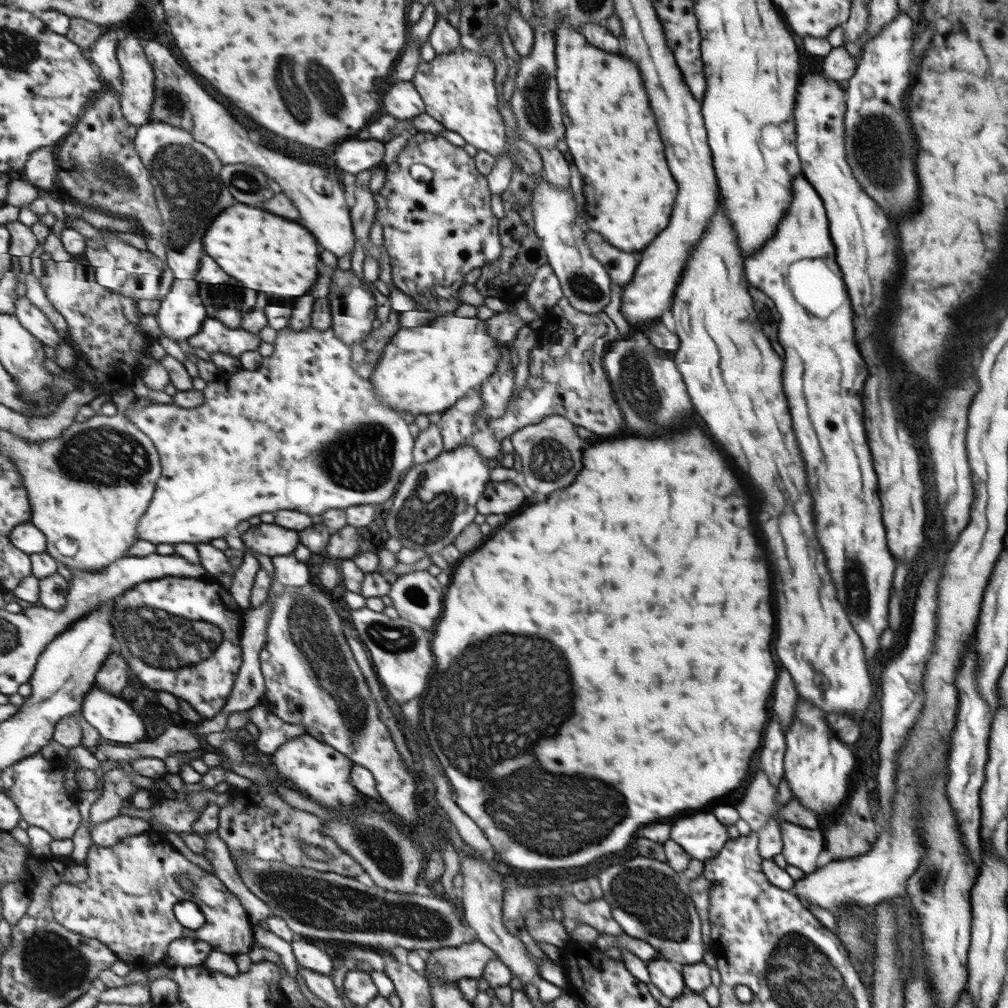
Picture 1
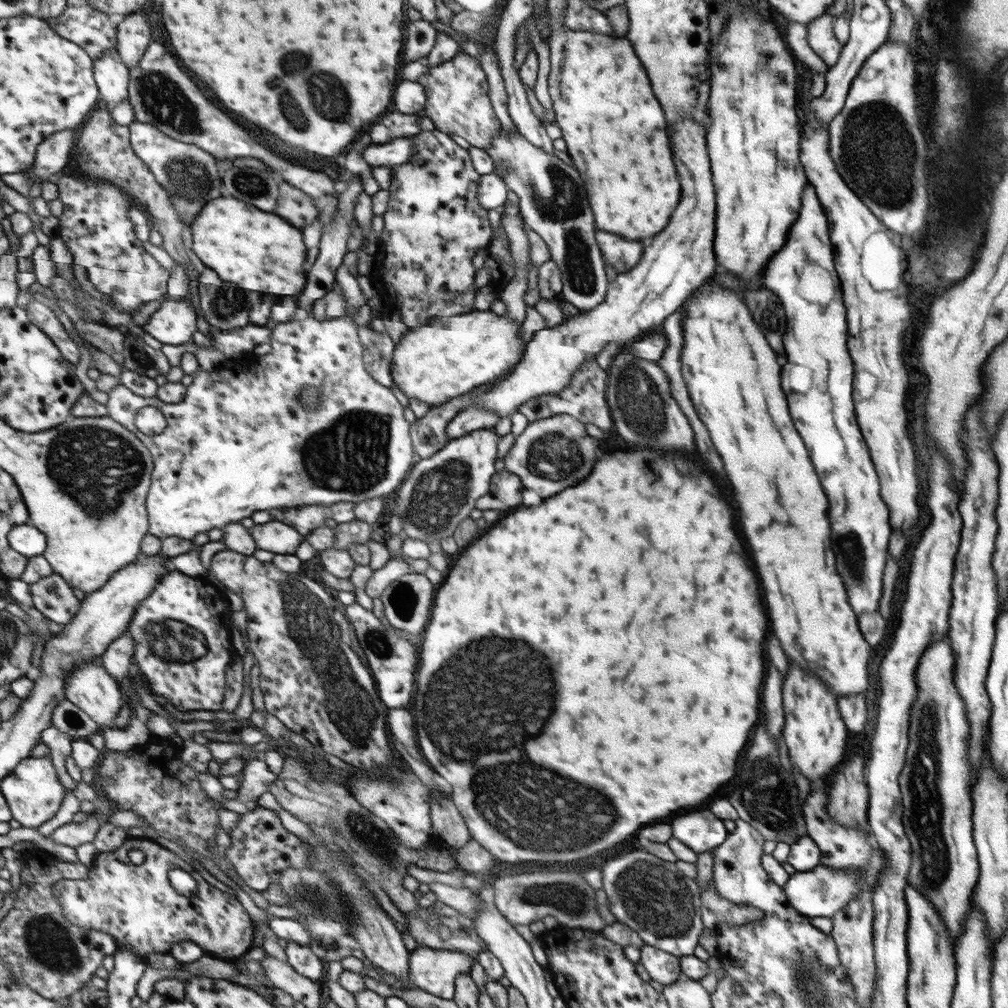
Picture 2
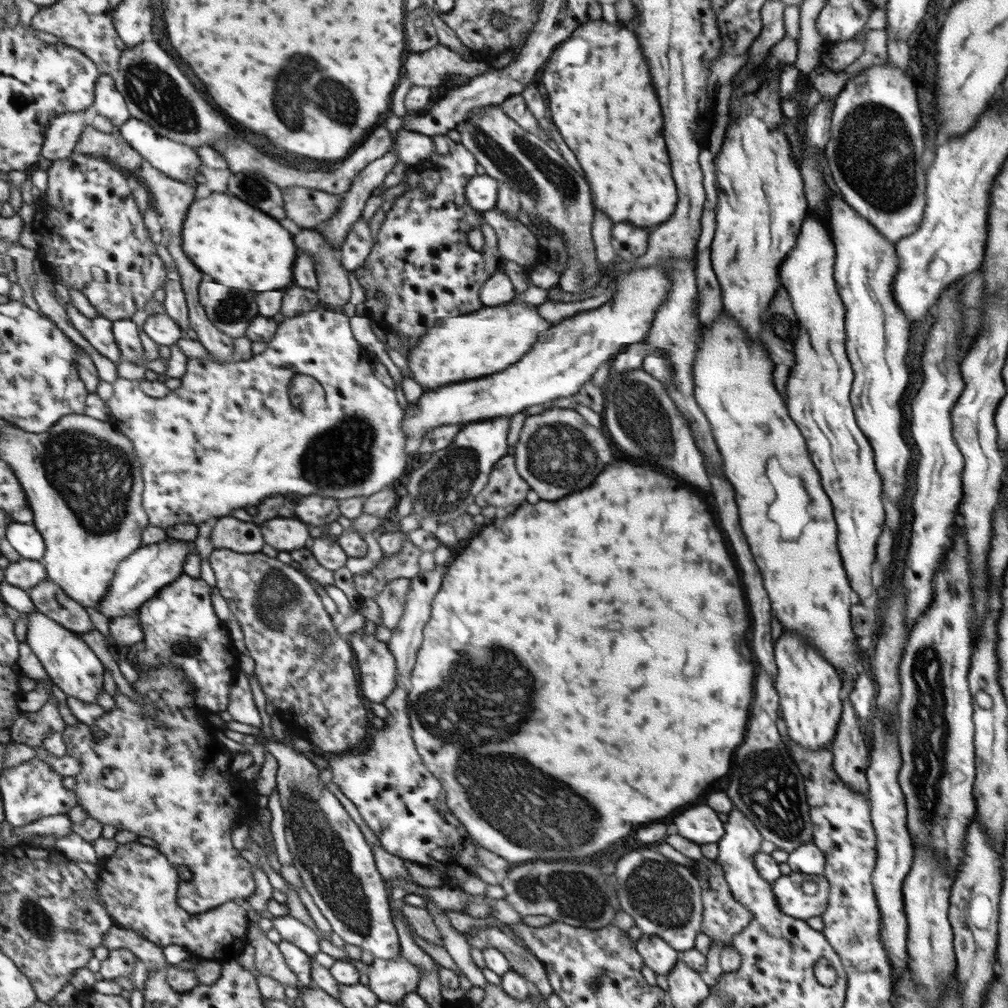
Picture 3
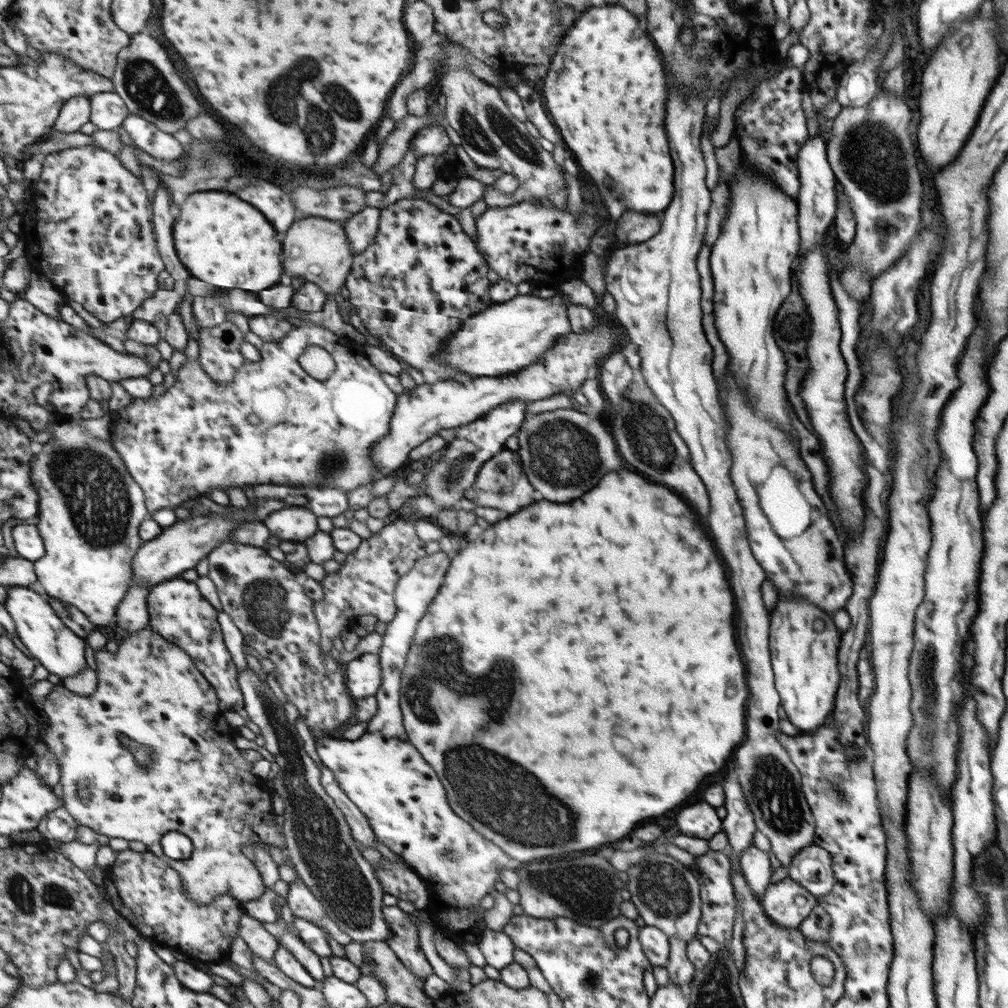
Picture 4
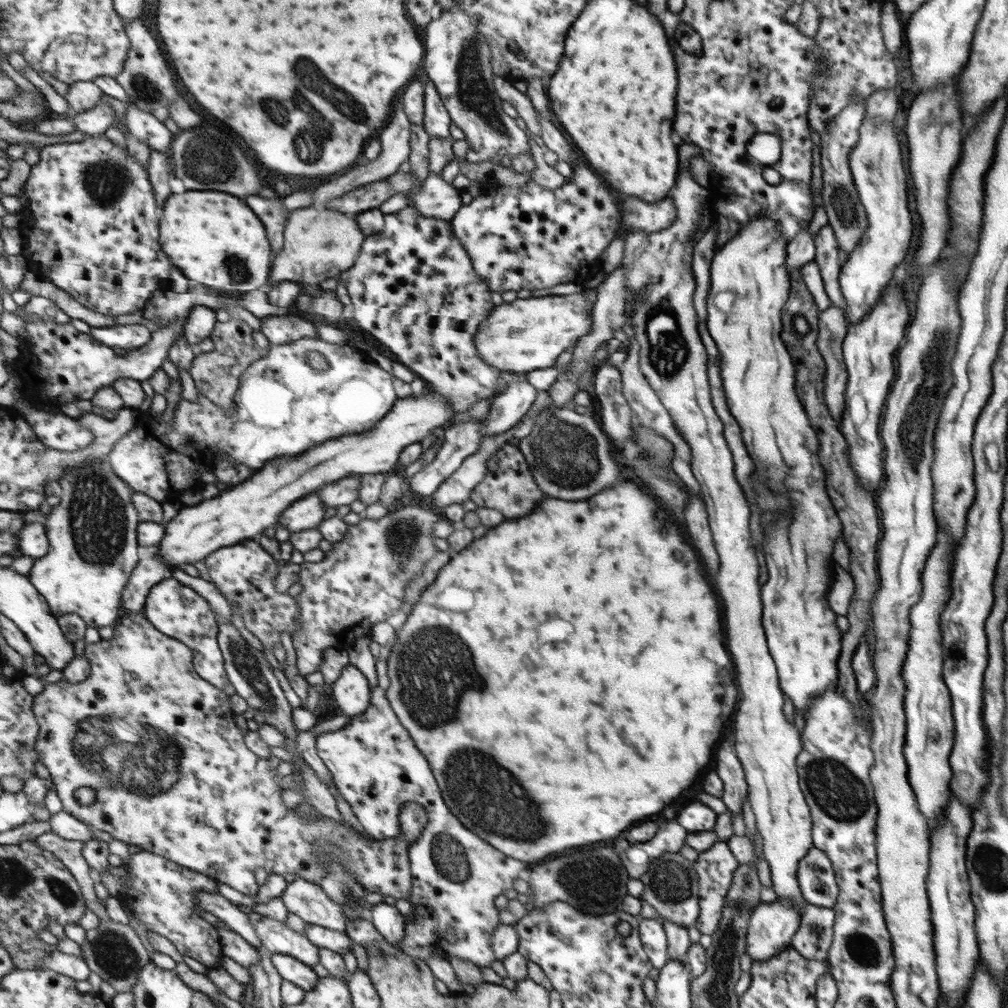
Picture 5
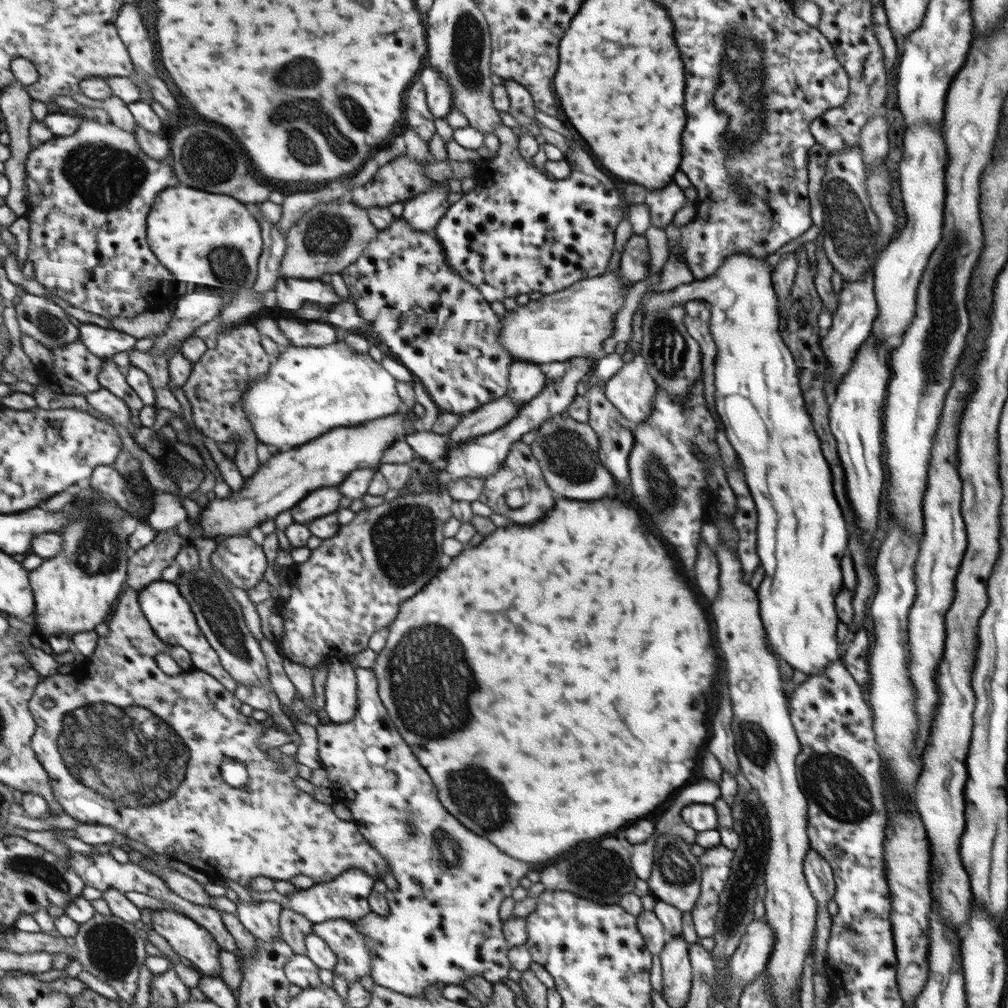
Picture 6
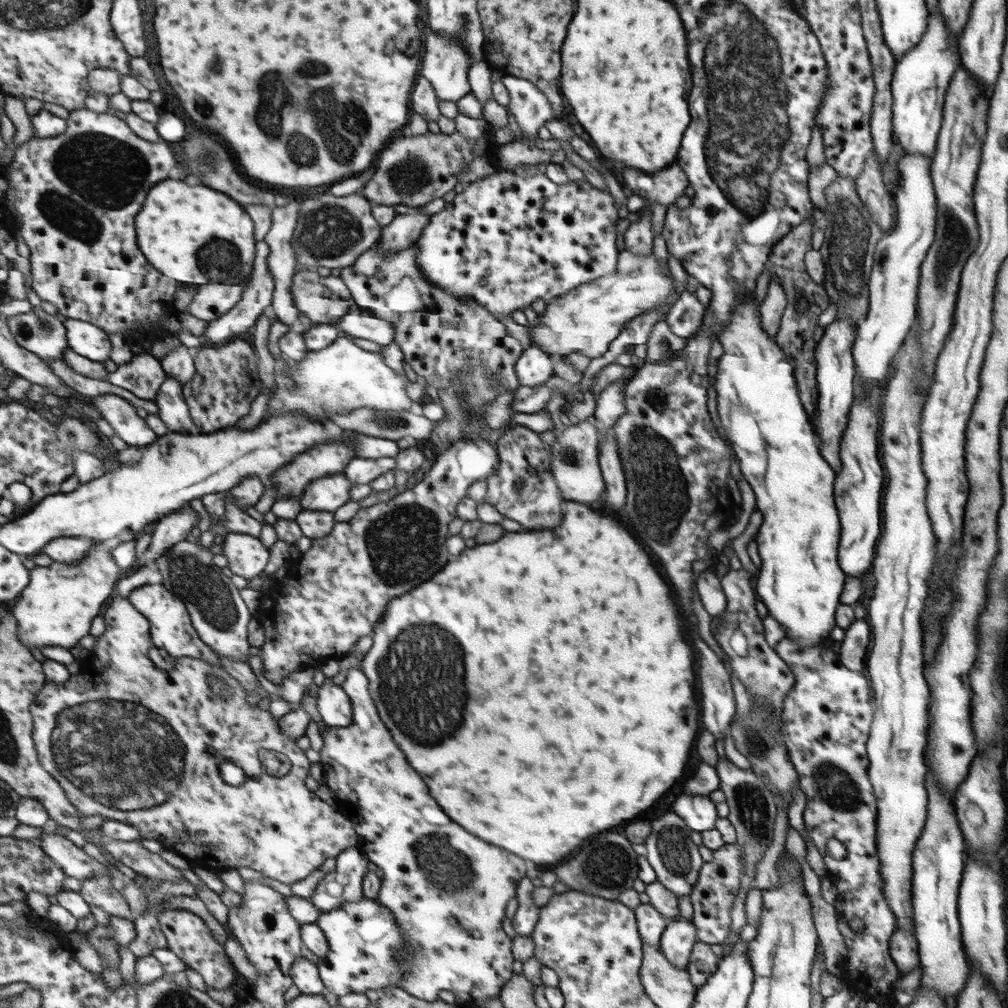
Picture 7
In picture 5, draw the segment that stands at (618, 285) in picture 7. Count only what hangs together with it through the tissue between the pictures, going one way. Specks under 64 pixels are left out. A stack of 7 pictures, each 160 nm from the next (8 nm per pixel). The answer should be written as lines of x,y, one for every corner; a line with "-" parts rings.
583,285
580,292
569,296
528,297
525,300
517,298
511,303
495,306
486,319
482,320
474,336
474,347
478,355
504,375
553,367
555,358
566,347
571,346
575,340
578,340
577,344
583,335
590,332
591,324
585,311
585,306
588,306
585,293
591,286

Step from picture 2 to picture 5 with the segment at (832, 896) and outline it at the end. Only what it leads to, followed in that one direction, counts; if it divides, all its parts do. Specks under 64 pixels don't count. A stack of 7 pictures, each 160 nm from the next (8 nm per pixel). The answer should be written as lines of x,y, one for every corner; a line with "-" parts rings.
785,899
760,902
750,915
745,952
752,962
767,960
789,946
801,920
792,902

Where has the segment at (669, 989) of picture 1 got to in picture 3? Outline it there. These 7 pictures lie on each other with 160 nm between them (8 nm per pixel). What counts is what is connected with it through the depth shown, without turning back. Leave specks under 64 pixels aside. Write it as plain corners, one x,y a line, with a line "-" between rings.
642,934
634,946
642,957
642,964
655,974
666,975
678,961
679,952
655,935

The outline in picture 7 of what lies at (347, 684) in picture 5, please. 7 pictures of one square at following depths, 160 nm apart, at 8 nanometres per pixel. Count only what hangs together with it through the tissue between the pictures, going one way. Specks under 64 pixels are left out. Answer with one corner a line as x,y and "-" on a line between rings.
326,678
324,683
317,689
322,722
327,727
348,727
353,722
354,712
347,691
342,685
335,684
333,678

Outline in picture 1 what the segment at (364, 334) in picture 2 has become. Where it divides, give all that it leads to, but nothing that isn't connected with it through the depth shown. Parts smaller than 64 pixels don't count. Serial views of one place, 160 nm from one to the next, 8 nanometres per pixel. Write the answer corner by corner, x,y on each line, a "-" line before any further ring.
391,310
388,321
381,324
375,329
367,340
358,342
352,347
352,365
355,372
361,377
370,380
372,374
377,368
378,362
383,356
385,345
399,332
401,329
401,313

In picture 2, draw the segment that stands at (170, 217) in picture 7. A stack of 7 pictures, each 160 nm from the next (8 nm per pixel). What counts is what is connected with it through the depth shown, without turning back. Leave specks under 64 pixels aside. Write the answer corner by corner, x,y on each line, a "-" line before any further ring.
219,198
203,208
203,216
195,220
193,236
195,254
227,282
279,296
295,296
305,288
307,246
303,232
277,214
263,212
237,198

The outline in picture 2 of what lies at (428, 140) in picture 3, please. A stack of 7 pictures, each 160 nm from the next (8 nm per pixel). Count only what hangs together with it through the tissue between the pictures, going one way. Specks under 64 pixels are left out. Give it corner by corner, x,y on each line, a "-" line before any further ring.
414,136
409,138
396,138
385,144
367,145
362,152
362,158
371,168
395,168
411,162
415,156

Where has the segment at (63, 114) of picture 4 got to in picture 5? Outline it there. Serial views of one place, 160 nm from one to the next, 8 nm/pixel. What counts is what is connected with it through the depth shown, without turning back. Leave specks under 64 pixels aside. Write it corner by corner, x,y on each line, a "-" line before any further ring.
77,81
69,86
65,95
68,102
67,118
75,118
79,113
87,112
97,106
104,98
104,90
95,81

